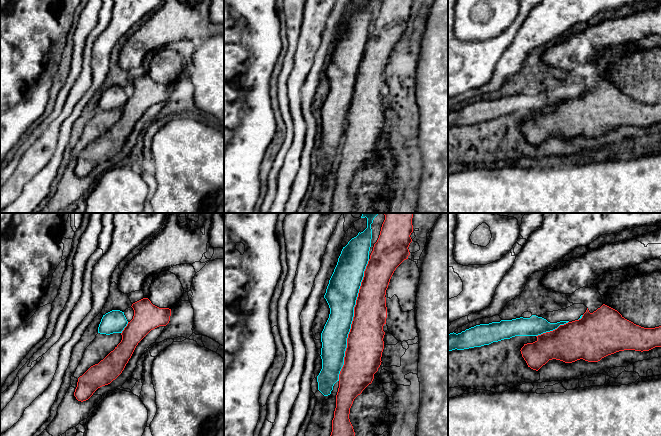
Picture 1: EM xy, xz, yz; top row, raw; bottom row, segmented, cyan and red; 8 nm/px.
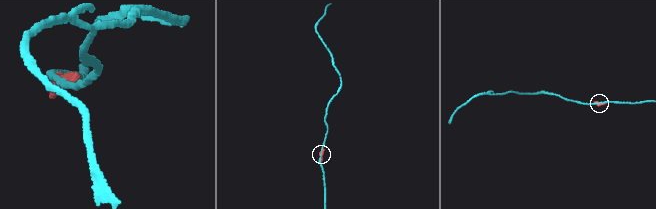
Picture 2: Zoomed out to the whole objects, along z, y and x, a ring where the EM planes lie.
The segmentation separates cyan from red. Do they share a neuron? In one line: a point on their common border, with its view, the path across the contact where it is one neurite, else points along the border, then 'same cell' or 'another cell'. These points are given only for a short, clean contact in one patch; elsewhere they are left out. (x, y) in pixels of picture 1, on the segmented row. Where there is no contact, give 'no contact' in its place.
contact xz (352, 320); another cell

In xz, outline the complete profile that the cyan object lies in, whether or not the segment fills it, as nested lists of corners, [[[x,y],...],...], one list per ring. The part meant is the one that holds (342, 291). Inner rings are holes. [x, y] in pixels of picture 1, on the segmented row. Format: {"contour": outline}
{"contour": [[[362,213],[361,218],[367,218],[367,228],[343,247],[324,295],[330,314],[321,333],[322,369],[317,376],[318,390],[324,396],[331,394],[344,365],[354,307],[369,261],[371,224],[378,214]]]}

